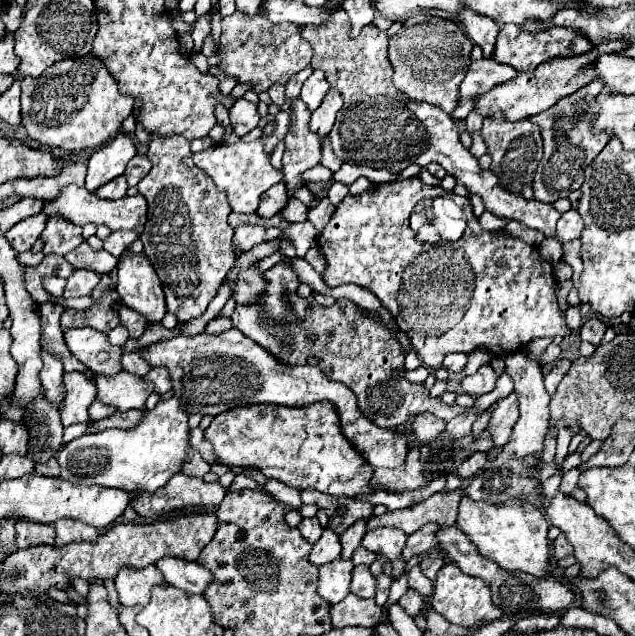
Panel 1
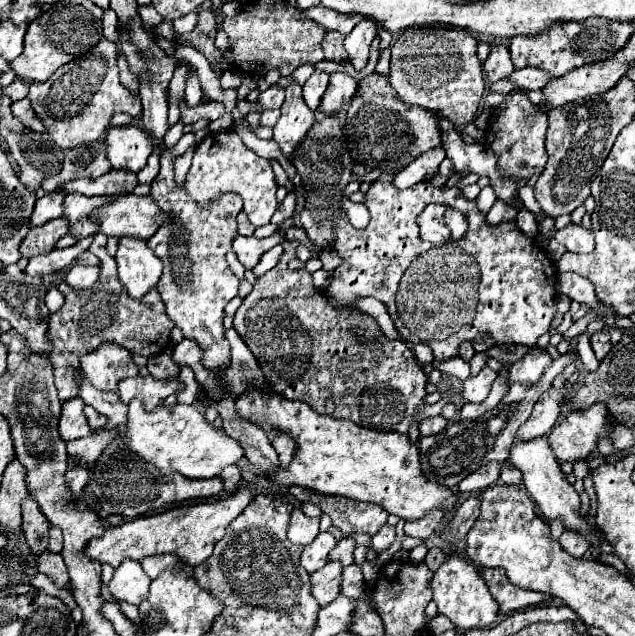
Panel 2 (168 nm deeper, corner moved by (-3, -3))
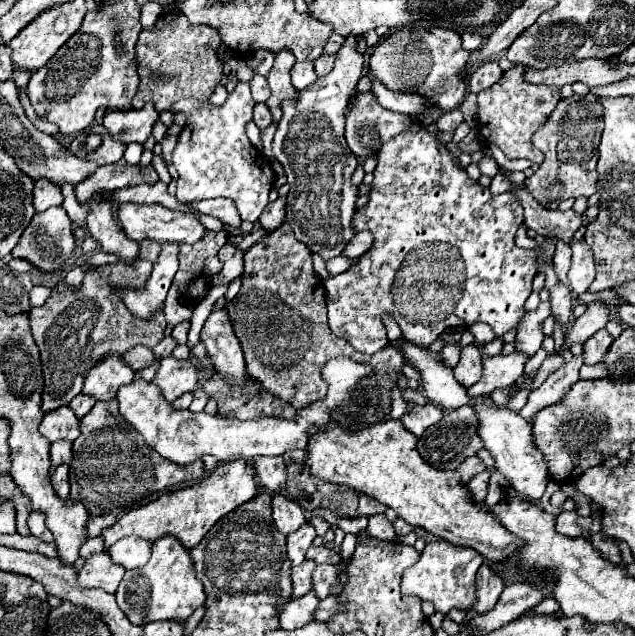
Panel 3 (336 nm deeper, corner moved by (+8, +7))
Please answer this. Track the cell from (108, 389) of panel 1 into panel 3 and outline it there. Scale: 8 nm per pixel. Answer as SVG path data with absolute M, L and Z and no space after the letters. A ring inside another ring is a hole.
M172 356L160 360L160 370L152 380L168 402L174 402L184 392L194 392L202 384L200 368L192 360L176 360Z

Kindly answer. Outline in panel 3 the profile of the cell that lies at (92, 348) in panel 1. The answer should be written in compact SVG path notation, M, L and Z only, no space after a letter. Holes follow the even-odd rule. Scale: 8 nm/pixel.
M118 354L106 356L100 364L96 364L86 380L84 394L94 396L96 400L112 400L122 384L130 384L134 380L134 370L122 362Z

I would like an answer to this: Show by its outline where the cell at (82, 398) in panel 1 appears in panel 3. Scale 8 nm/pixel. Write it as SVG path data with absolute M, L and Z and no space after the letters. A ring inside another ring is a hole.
M64 406L64 408L58 408L54 412L44 414L44 420L40 424L40 432L50 442L58 442L58 440L74 442L80 436L78 422L80 420L76 418L76 414L68 406Z

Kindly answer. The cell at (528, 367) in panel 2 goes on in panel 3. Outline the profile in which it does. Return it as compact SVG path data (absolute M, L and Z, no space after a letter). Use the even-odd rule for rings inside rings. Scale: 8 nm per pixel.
M548 300L540 302L534 312L524 314L524 320L520 322L518 336L516 336L516 350L522 350L524 354L532 356L542 346L542 340L544 340L542 322L548 316L550 316L550 302Z

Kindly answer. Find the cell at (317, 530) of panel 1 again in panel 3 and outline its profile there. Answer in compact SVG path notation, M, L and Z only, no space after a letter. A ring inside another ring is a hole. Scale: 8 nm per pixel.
M274 494L272 496L272 518L276 528L282 534L290 534L296 532L304 522L304 510L290 498L286 498L284 494Z

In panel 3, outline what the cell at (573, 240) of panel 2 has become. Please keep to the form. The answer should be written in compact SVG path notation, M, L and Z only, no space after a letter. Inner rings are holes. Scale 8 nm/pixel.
M584 240L572 244L572 266L568 272L572 292L574 294L588 292L594 276L596 276L594 258L592 258L592 250L588 248L588 244Z

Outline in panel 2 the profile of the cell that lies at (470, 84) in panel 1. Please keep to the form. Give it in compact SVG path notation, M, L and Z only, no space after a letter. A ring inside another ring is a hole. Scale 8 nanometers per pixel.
M521 68L515 70L515 76L511 76L509 80L515 82L517 88L525 88L525 90L541 90L553 76L539 70L539 68Z

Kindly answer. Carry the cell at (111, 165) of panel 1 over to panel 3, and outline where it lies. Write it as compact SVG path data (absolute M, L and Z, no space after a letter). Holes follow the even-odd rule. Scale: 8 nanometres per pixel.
M146 102L144 108L134 110L116 110L116 112L108 112L104 116L104 126L110 130L114 140L122 140L124 144L130 142L138 142L144 144L146 138L152 134L152 128L158 120L158 112L154 108L152 102Z

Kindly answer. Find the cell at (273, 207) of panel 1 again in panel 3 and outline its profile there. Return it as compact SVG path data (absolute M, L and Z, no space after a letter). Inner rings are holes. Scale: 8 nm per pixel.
M278 198L278 200L270 202L270 204L264 208L264 212L262 212L262 216L260 216L258 222L262 224L262 228L264 228L266 232L274 232L276 228L280 228L280 226L284 224L284 216L286 216L284 204L286 204L286 200L284 200L284 198Z

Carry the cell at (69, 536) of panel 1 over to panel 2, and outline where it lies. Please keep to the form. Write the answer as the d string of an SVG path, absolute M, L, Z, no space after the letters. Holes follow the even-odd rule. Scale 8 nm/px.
M53 526L49 530L49 552L59 554L61 550L63 550L63 536L61 536L61 530L57 526Z

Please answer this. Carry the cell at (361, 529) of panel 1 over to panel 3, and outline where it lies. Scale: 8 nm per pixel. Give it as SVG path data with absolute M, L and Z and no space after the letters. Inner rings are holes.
M310 546L308 552L306 552L306 558L308 560L314 560L316 564L338 564L340 562L340 556L338 552L334 550L328 550L328 548L316 548L316 546Z

